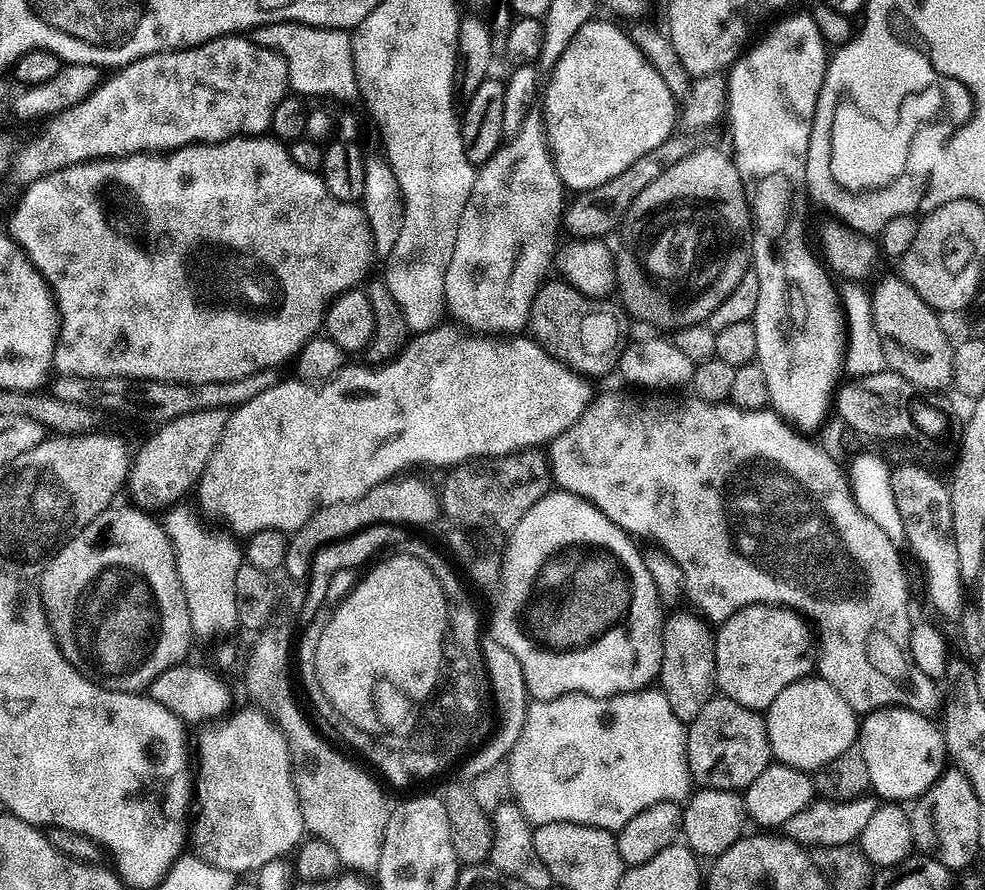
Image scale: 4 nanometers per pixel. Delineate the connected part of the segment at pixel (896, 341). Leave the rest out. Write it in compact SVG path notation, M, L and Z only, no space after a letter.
M899 275L888 276L885 280L875 281L876 289L871 289L872 313L874 314L874 324L882 340L882 350L884 351L884 363L891 371L898 373L906 382L910 382L921 393L940 392L944 387L951 385L954 374L954 354L952 353L953 341L948 341L948 332L944 329L944 324L939 320L937 309L931 308L926 300L923 300L910 284L907 284Z

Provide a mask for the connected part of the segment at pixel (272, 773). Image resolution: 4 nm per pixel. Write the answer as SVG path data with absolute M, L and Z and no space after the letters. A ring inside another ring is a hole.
M251 707L240 708L237 712L235 710L229 711L211 722L205 723L199 729L201 731L200 737L196 740L196 768L194 764L194 776L196 772L196 817L193 820L191 817L190 820L190 848L200 859L210 862L210 866L218 866L218 870L226 870L233 874L241 874L240 872L255 874L259 872L262 866L266 866L266 862L274 862L287 857L306 836L304 819L300 809L300 798L296 793L296 783L293 780L292 755L288 749L288 739L284 737L284 732L277 726L276 721L263 708Z

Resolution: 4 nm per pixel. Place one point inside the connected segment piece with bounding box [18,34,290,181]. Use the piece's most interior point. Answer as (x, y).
(228, 87)

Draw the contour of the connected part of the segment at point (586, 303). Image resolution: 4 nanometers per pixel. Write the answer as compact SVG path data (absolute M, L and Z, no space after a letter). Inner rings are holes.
M563 278L552 279L545 279L532 299L530 332L536 343L541 344L555 360L561 360L565 366L585 378L604 376L610 370L612 372L626 345L625 317L616 313L615 303L608 304L612 302L582 294Z

